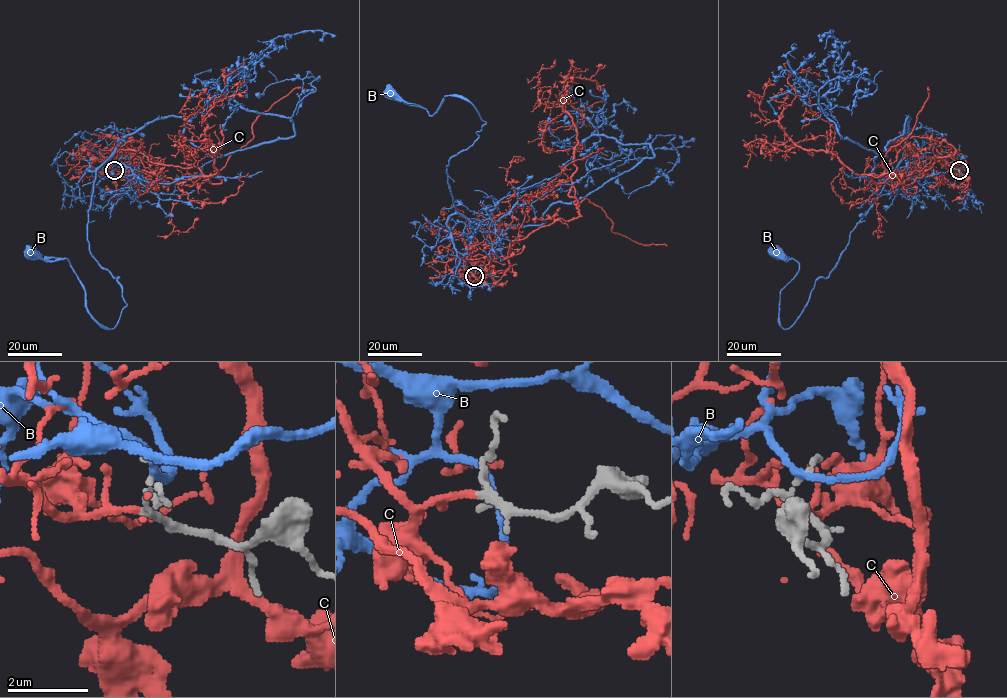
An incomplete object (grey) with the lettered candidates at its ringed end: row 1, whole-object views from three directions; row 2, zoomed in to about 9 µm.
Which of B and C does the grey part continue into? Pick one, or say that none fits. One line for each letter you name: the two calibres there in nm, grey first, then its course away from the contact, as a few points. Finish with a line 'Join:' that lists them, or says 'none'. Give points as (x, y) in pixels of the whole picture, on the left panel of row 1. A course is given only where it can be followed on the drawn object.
C: 140 nm thick on the grey side, 130 nm on the other; it runs (114, 170), (104, 166), (113, 147), (214, 174), (202, 112), (221, 97), (223, 73), (244, 73)
Join: C

